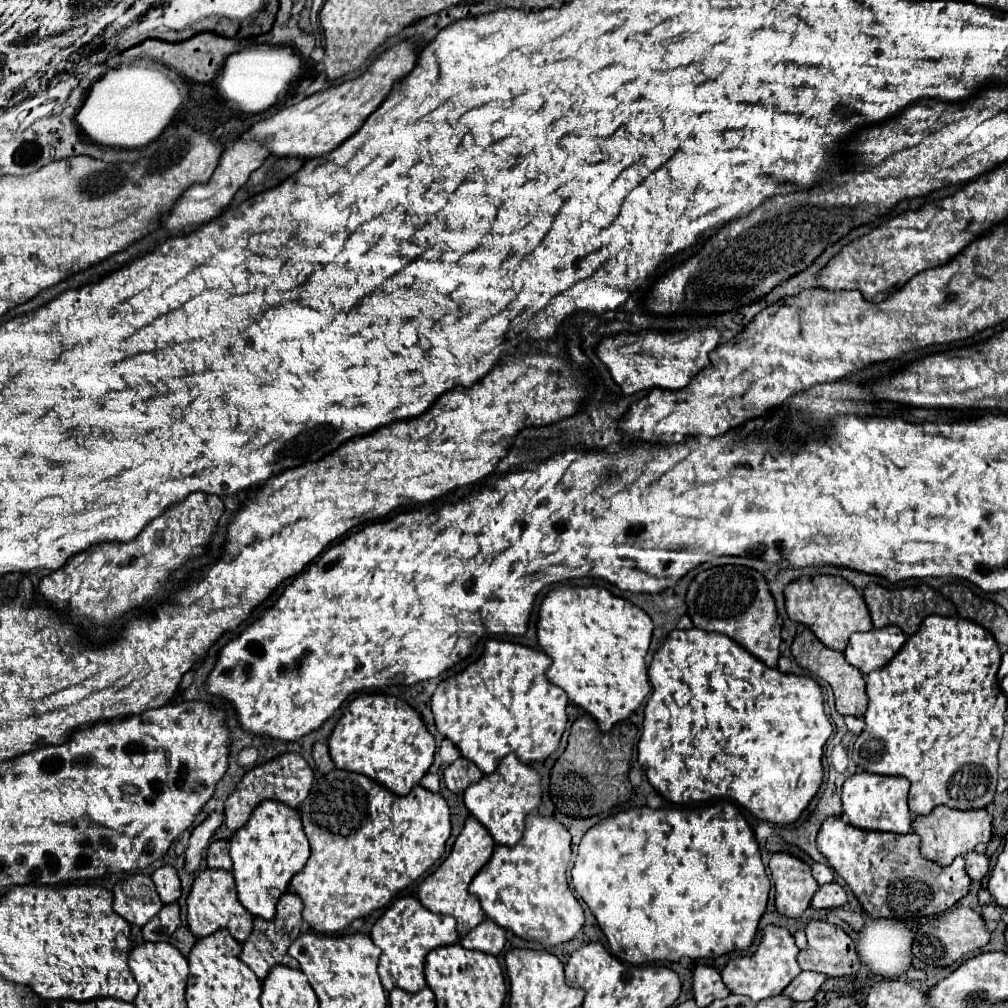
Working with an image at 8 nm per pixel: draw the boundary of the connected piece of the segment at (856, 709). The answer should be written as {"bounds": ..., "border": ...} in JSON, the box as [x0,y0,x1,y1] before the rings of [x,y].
{"bounds":[791,628,869,716],"border":[[[805,628],[803,632],[799,632],[795,636],[793,646],[791,646],[791,654],[793,654],[793,658],[797,660],[799,666],[811,670],[813,674],[817,674],[819,678],[823,678],[823,680],[827,680],[831,684],[833,694],[835,694],[835,706],[837,706],[837,712],[841,716],[847,716],[847,714],[851,714],[851,716],[863,716],[865,714],[867,702],[869,702],[867,692],[865,692],[865,678],[863,678],[863,674],[857,668],[853,668],[845,660],[843,652],[827,648],[825,644],[821,644],[817,640],[817,636],[809,628]]]}

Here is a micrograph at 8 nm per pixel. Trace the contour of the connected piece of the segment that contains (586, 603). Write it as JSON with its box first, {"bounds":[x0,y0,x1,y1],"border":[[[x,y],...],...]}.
{"bounds":[537,586,653,730],"border":[[[591,586],[591,588],[557,588],[545,596],[537,620],[537,638],[541,650],[553,660],[547,670],[547,678],[563,688],[569,700],[585,708],[599,724],[601,730],[611,730],[617,722],[629,718],[641,702],[649,696],[651,686],[647,680],[645,656],[651,644],[653,622],[651,618],[635,604],[613,596],[609,590]]]}

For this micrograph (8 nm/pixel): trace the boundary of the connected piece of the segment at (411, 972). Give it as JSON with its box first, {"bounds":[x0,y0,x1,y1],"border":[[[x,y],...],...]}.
{"bounds":[371,896,459,992],"border":[[[405,896],[393,900],[393,904],[385,910],[385,914],[375,922],[371,930],[371,940],[381,948],[379,958],[379,978],[387,992],[395,986],[405,992],[419,992],[425,984],[425,956],[441,946],[455,944],[459,940],[453,916],[443,916],[427,910],[415,896]]]}

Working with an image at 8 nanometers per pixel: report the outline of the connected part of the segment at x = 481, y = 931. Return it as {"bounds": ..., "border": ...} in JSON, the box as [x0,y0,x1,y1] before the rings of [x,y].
{"bounds":[459,918,505,956],"border":[[[485,918],[469,934],[465,934],[459,944],[469,950],[481,950],[481,952],[497,956],[505,946],[505,930],[497,926],[491,918]]]}

